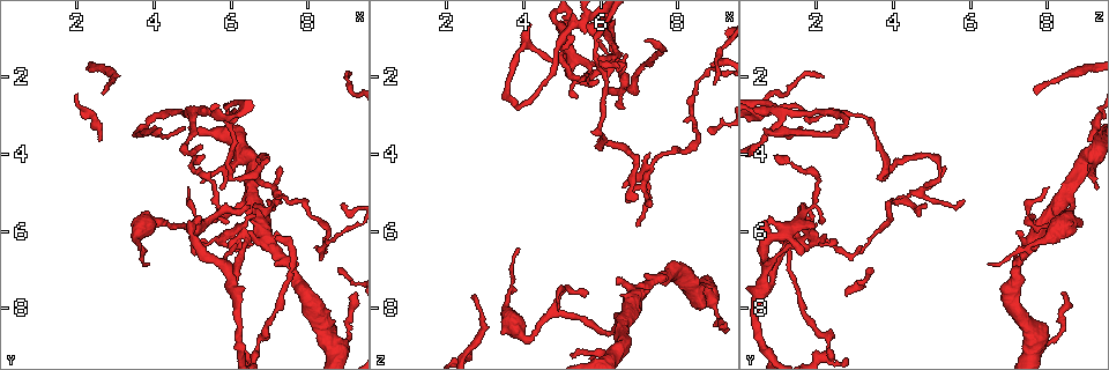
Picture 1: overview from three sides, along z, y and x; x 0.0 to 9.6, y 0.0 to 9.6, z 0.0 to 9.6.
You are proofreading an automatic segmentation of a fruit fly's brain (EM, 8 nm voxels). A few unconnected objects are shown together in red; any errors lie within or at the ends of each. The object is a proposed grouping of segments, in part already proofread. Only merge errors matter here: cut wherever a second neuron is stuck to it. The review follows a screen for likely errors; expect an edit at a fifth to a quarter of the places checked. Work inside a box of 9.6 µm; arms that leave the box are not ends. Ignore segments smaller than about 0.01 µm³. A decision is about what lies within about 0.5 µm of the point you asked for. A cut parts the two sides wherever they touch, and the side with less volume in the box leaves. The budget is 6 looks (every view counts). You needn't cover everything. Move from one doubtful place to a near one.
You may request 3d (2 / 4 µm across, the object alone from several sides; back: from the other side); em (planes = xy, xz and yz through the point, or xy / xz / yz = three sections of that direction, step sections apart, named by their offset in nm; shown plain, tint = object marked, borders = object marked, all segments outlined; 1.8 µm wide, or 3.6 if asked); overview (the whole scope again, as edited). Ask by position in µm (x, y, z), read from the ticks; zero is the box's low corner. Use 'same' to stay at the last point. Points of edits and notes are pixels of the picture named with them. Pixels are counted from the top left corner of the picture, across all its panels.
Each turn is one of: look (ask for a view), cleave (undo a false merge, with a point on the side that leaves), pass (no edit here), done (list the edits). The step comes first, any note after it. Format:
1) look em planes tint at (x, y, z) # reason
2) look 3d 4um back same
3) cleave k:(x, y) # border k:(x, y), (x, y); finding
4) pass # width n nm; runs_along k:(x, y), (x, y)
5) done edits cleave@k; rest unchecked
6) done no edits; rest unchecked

look 3d 2um at (6.50, 5.10, 8.40) # three arms meet

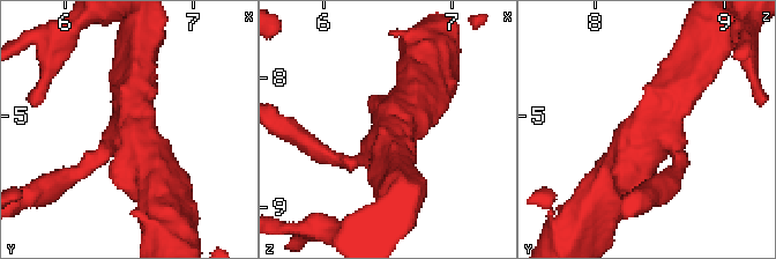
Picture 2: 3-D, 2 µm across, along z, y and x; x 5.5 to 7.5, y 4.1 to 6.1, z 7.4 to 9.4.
look em 3.6um xy step 16 tint at (6.56, 5.10, 8.40)

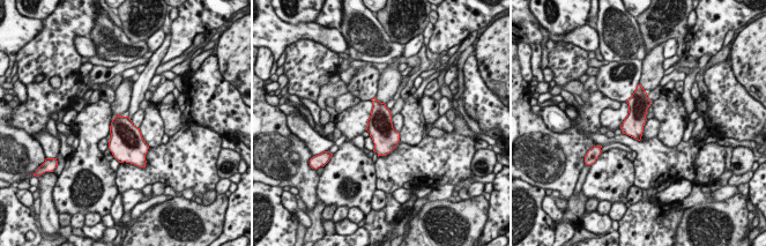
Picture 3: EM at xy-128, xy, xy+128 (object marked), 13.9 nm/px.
look em 3.6um planes borders same # cut it another way

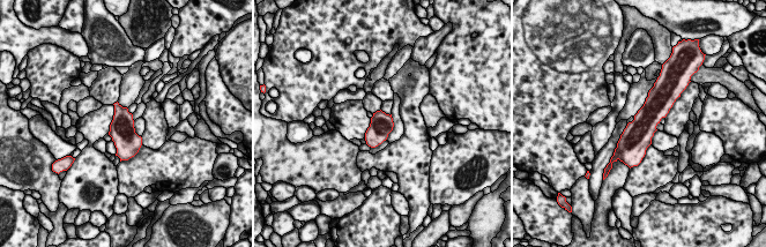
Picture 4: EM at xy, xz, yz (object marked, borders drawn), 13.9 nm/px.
pass # width 320 nm; continuous, no second neuron

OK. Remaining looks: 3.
look 3d 2um at (3.85, 5.85, 8.60)

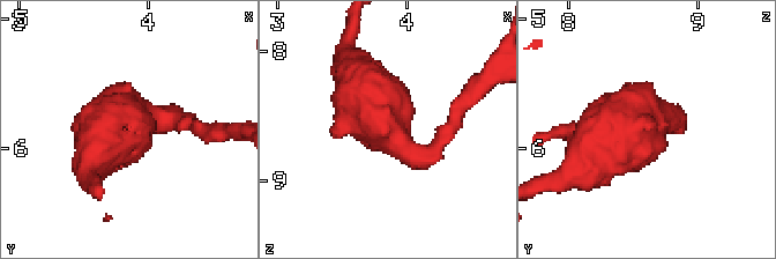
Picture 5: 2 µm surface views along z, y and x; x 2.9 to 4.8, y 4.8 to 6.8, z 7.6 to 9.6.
look em yz step 4 tint at (3.90, 5.84, 8.66) # shape alone is not enough

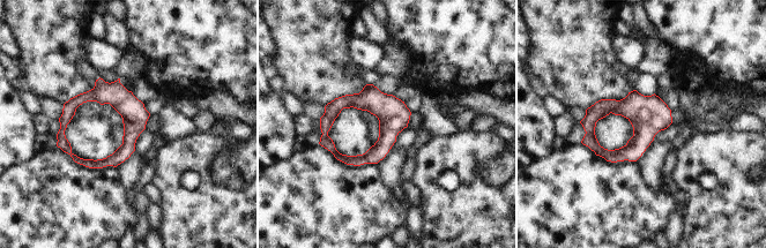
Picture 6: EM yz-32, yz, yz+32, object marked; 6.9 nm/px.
look em planes tint same # another direction

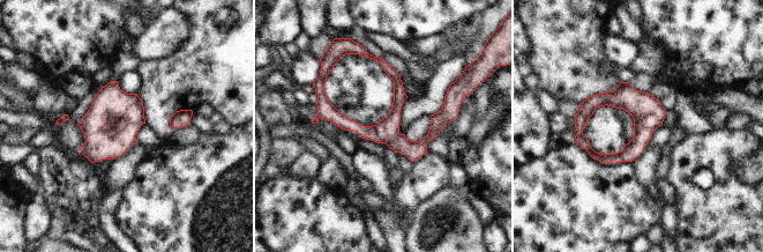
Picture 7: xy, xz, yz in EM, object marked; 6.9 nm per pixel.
pass # width 180 nm; all the same neuron

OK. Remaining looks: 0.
done no edits; rest unchecked

